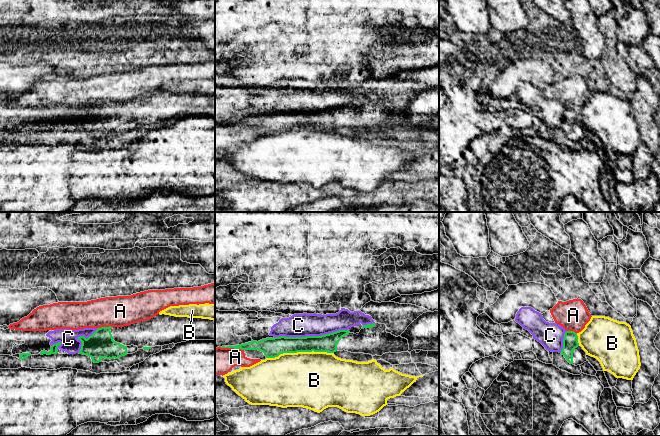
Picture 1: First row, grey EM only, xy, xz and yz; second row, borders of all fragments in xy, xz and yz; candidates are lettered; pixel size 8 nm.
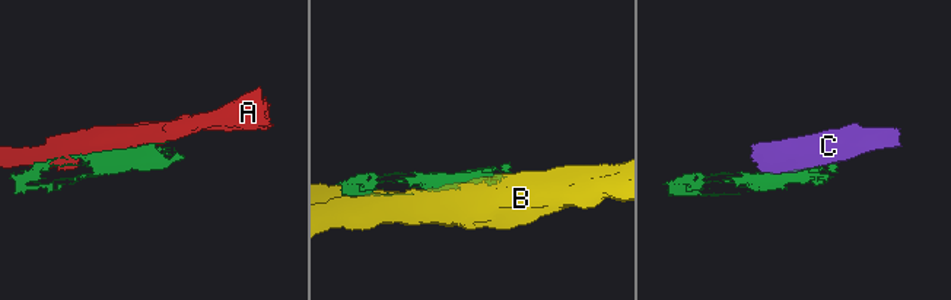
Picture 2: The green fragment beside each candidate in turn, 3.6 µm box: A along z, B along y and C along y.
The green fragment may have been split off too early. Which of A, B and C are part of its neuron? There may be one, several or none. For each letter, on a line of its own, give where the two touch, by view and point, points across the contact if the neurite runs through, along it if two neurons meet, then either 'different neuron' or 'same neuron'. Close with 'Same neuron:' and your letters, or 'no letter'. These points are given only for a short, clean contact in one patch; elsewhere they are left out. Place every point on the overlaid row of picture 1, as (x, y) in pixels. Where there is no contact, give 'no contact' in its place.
A: xz (232, 347) | different neuron
B: xz (299, 351) | different neuron
C: xz (310, 336) | different neuron
Same neuron: no letter

